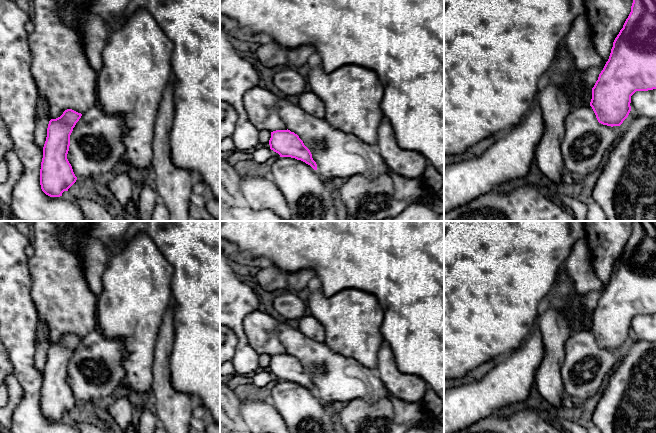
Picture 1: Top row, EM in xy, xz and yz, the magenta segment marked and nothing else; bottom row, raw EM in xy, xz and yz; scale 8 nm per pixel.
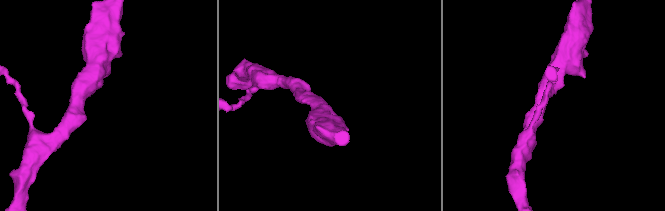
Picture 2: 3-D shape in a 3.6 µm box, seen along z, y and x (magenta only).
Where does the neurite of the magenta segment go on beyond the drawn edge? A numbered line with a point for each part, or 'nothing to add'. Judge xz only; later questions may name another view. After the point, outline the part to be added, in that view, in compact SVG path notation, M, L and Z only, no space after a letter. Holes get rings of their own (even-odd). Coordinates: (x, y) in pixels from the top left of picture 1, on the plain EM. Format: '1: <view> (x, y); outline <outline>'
nothing to add

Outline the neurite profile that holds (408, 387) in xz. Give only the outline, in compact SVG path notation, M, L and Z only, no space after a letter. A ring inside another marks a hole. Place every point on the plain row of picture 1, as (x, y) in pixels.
M384 343L377 354L376 373L386 389L395 397L409 403L423 399L428 385L419 376L400 372L395 357L389 345Z

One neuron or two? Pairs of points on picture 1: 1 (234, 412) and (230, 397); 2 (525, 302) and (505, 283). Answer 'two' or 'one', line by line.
1: one
2: one

